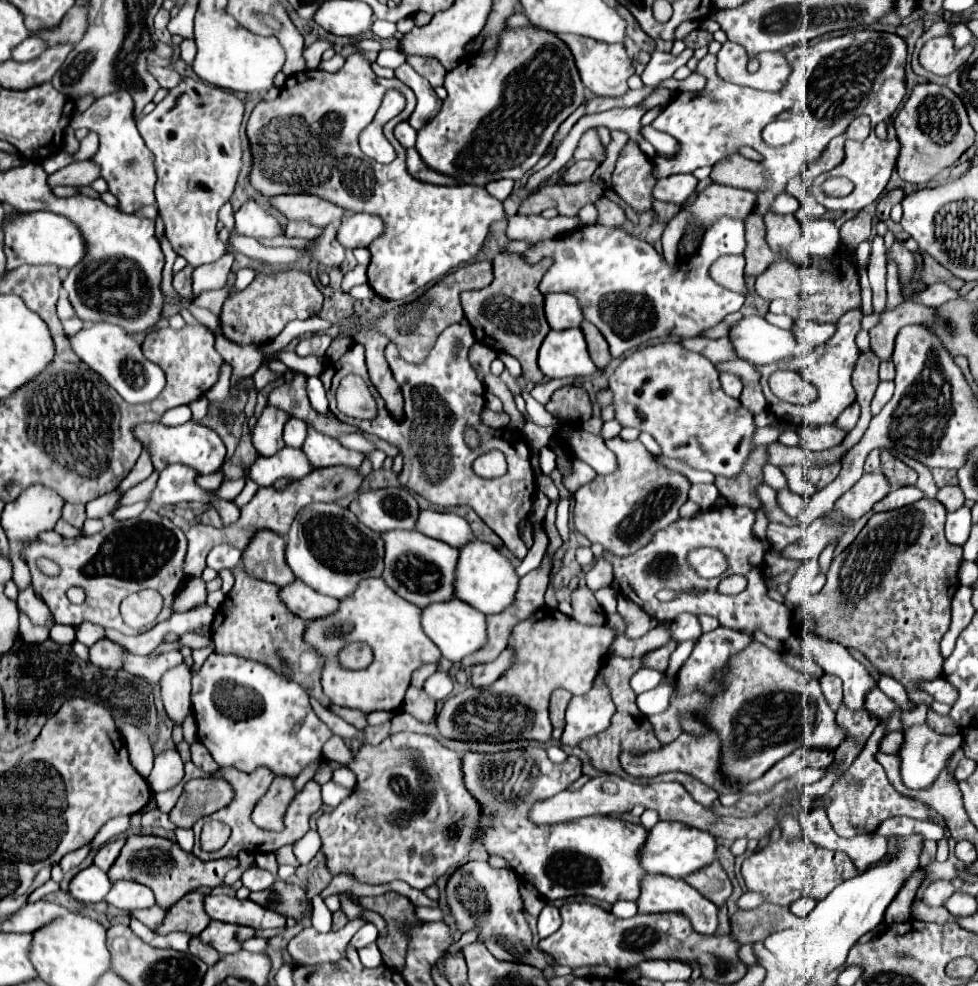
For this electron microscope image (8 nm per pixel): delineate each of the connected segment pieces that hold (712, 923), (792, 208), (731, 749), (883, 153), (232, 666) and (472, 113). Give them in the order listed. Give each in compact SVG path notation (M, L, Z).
M647 874L643 878L643 886L641 886L641 896L637 900L639 906L639 914L659 914L659 912L677 912L689 918L691 926L695 932L705 934L705 936L713 936L719 928L719 908L709 902L705 896L701 896L695 888L691 888L685 880L675 880L675 878L667 878L667 876L659 876L659 874Z
M783 192L783 194L779 194L775 198L775 202L771 206L771 212L777 212L777 214L795 214L797 208L799 208L797 198L791 196L791 194L787 194L787 192Z
M749 644L743 652L731 658L731 666L725 670L723 692L713 698L693 692L685 698L671 698L667 712L651 716L655 736L661 744L673 742L683 730L679 728L679 712L697 712L701 718L721 736L723 772L733 780L753 782L761 778L771 766L775 766L787 754L807 746L815 750L833 750L845 732L837 730L835 714L829 710L819 682L801 674L799 670L783 662L783 652L771 648L759 648Z
M875 132L869 134L869 140L865 142L847 142L845 144L845 158L843 158L843 176L849 178L855 184L855 190L849 196L843 198L831 198L827 196L827 204L823 204L827 210L861 210L867 204L873 204L881 192L885 190L891 172L897 164L897 154L900 151L898 140L882 141L875 136Z
M215 652L191 682L197 738L219 766L231 766L243 772L265 766L275 776L297 778L313 762L323 760L323 744L333 732L315 716L307 692L297 682L275 674L261 662Z
M535 24L507 28L499 34L493 50L477 54L477 58L463 58L457 68L447 72L445 90L447 98L443 100L441 112L417 132L415 148L429 168L473 186L485 186L501 178L521 180L541 160L559 124L585 102L585 86L571 50L557 34Z

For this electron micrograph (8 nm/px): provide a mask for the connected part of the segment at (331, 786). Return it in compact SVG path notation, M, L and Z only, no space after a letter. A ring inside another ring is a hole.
M331 780L327 784L323 784L321 790L323 790L323 804L331 810L335 806L339 806L339 802L343 802L345 798L351 796L351 790L345 790L343 786L335 786L335 782L331 782Z

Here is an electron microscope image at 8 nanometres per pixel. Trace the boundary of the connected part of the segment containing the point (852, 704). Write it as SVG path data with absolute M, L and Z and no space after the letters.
M811 634L805 636L801 644L827 674L835 674L843 680L845 706L851 712L865 710L865 698L877 686L869 670L855 660L845 646L839 646L827 638Z

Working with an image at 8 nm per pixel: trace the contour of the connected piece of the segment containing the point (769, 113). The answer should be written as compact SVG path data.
M877 30L847 32L811 46L795 46L787 52L787 60L793 68L787 86L783 86L779 92L763 92L719 78L715 66L717 56L707 54L697 66L697 72L707 78L705 90L679 92L651 122L651 128L671 134L681 144L675 160L661 156L653 158L655 178L693 172L701 166L713 166L715 162L737 152L739 146L755 148L763 156L763 164L769 174L777 176L777 148L771 148L761 140L761 130L783 112L795 110L795 114L809 114L813 118L813 132L811 140L805 138L807 146L801 142L793 146L789 144L781 154L789 152L799 156L799 160L801 156L807 156L811 162L815 162L827 148L829 140L839 136L855 116L867 114L875 128L899 108L907 94L907 44L899 34Z

